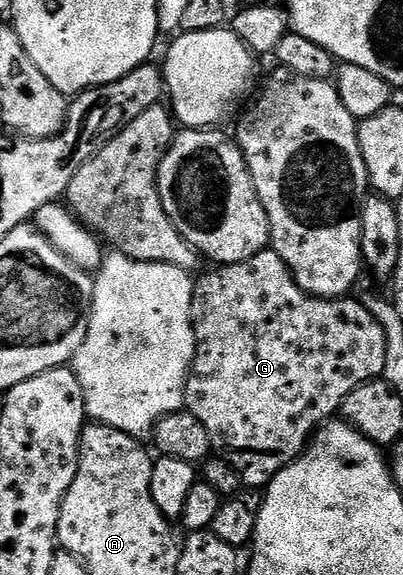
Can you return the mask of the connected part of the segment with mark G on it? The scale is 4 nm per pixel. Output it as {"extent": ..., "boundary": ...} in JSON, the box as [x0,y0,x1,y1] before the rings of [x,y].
{"extent":[184,250,386,490],"boundary":[[[271,250],[254,254],[254,258],[246,258],[246,262],[222,264],[211,270],[213,272],[206,273],[201,280],[197,279],[192,285],[192,329],[196,335],[196,353],[184,387],[184,408],[190,414],[194,414],[194,418],[198,418],[202,426],[206,426],[206,434],[210,434],[212,452],[228,463],[249,489],[260,490],[286,465],[292,464],[298,457],[304,455],[304,449],[308,447],[308,442],[317,429],[329,423],[335,417],[332,415],[335,412],[337,415],[343,409],[346,398],[355,388],[383,377],[383,366],[386,363],[386,334],[382,326],[374,320],[374,314],[370,314],[370,310],[366,310],[366,306],[359,299],[324,300],[320,296],[311,296],[308,292],[302,291],[286,262],[282,262],[282,258],[278,258],[278,254]]]}

